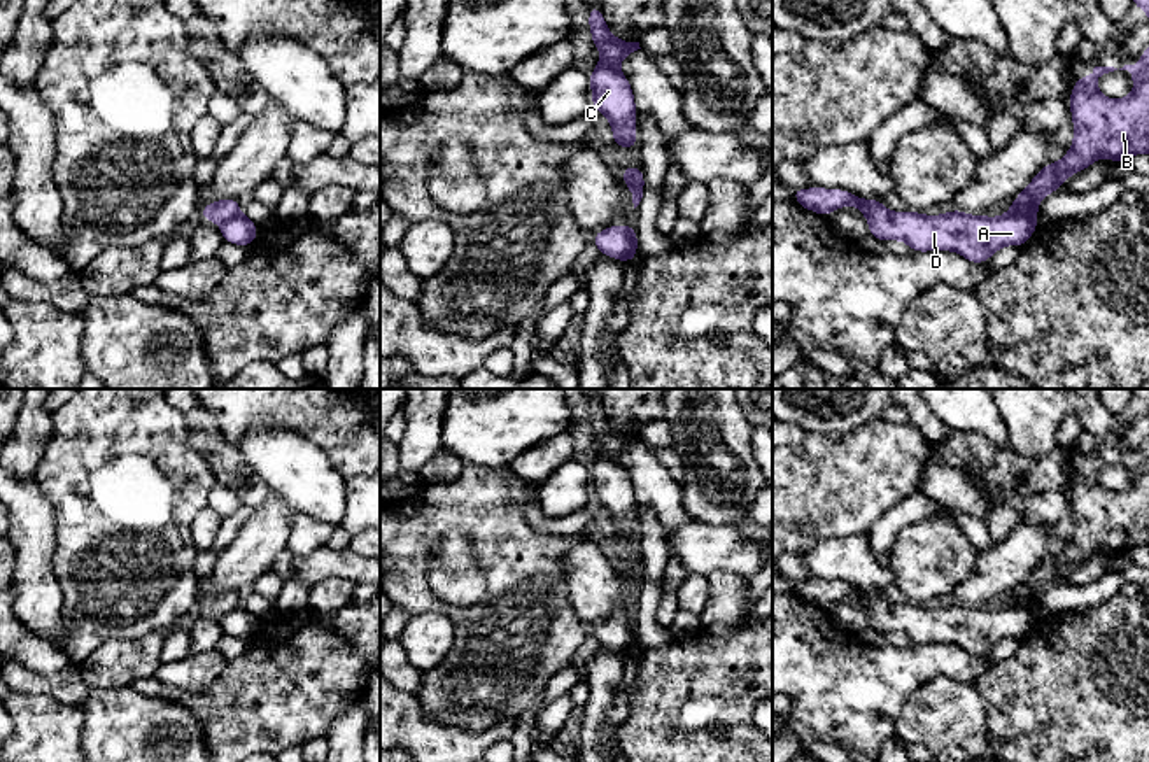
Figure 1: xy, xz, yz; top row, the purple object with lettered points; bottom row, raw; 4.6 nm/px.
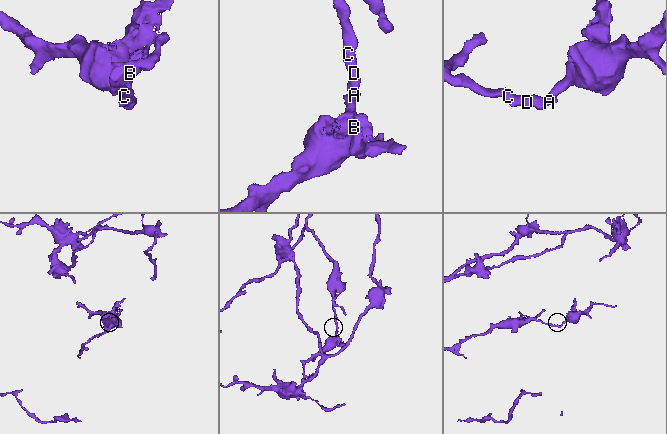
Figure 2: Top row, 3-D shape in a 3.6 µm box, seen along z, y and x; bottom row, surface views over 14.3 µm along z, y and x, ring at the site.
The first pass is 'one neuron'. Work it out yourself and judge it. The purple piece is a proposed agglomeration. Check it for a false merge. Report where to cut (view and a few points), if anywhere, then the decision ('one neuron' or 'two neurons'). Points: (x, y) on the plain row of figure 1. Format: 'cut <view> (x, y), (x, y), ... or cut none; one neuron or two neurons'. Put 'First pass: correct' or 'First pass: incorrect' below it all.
cut xz (627, 619), (631, 652); two neurons
First pass: incorrect

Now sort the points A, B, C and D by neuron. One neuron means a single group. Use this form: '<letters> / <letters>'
A C D / B

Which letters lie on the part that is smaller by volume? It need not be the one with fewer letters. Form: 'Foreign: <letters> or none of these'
Foreign: B

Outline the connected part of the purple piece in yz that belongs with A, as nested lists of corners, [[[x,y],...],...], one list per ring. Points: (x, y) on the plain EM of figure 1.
[[[792,580],[795,594],[825,610],[841,599],[856,599],[879,634],[902,632],[911,645],[953,643],[974,657],[986,655],[1005,638],[1023,639],[1035,625],[1037,606],[970,608],[958,601],[941,608],[914,603],[892,604],[881,592],[864,592],[846,582]]]

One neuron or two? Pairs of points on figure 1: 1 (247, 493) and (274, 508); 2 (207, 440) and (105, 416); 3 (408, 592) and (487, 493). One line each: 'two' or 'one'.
1: two
2: two
3: one

